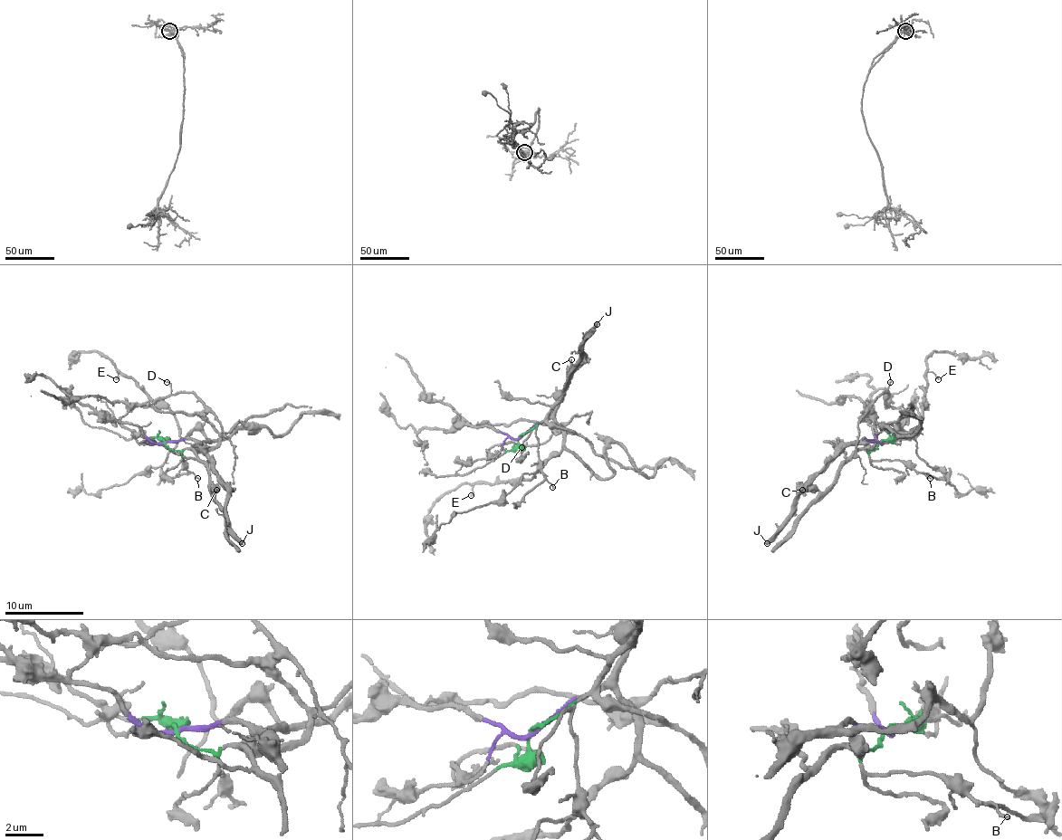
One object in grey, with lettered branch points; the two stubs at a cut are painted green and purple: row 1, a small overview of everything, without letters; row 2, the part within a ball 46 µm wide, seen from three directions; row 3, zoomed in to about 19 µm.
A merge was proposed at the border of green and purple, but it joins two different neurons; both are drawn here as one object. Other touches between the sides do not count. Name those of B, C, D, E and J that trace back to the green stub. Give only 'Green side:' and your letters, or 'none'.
Green side: B, C, D

